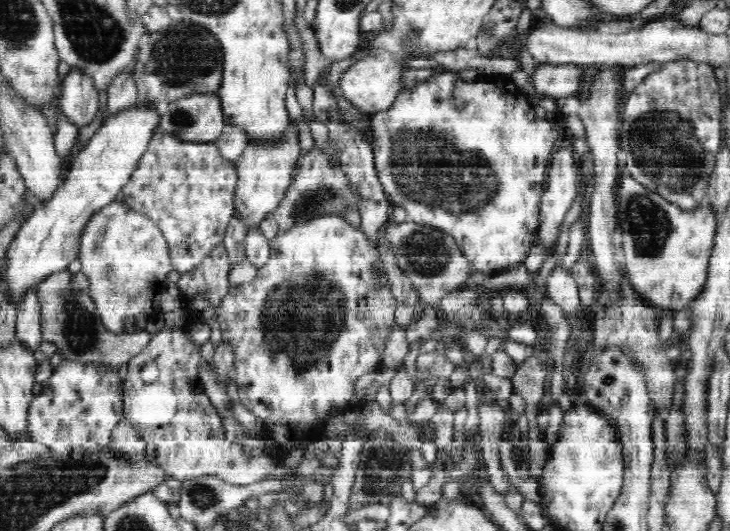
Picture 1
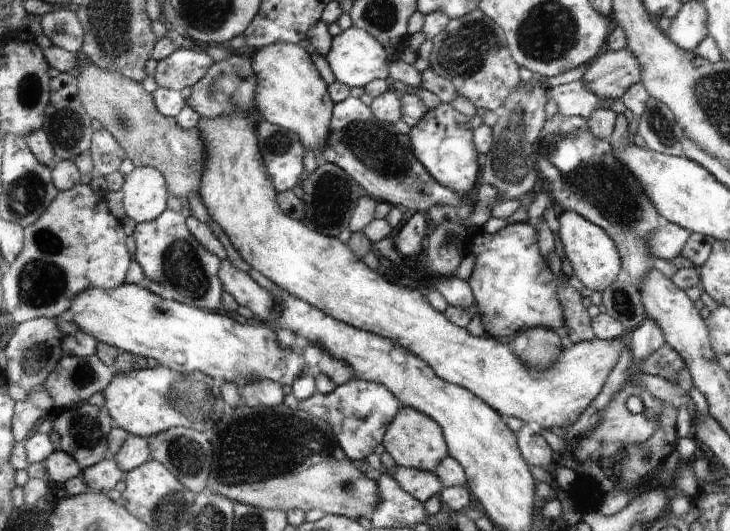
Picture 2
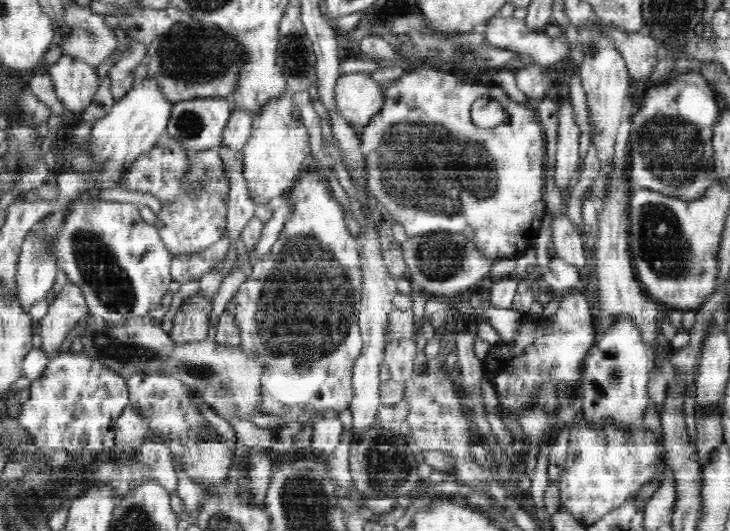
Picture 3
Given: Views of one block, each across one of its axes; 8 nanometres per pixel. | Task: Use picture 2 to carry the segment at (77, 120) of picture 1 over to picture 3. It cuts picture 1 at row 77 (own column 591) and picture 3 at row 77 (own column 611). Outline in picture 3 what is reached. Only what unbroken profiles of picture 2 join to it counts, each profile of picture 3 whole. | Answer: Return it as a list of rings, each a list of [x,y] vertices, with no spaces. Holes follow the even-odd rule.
[[[61,56],[48,67],[58,100],[70,110],[77,119],[94,100],[100,86],[96,68],[82,60]]]

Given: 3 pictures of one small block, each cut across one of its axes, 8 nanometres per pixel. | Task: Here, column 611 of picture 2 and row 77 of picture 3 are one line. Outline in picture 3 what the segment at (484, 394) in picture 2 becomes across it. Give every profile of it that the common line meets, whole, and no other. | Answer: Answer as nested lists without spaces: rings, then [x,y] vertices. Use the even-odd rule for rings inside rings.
[[[364,72],[343,74],[334,88],[336,111],[351,125],[364,128],[384,107],[385,90],[381,83]]]

